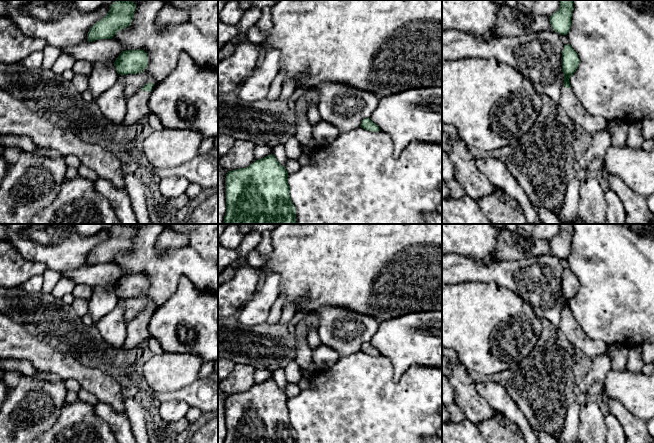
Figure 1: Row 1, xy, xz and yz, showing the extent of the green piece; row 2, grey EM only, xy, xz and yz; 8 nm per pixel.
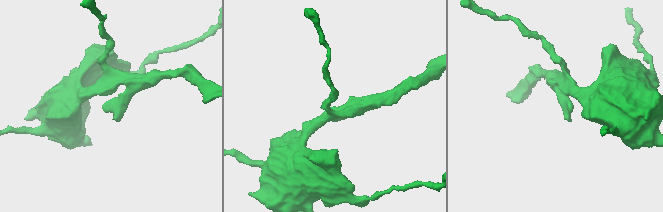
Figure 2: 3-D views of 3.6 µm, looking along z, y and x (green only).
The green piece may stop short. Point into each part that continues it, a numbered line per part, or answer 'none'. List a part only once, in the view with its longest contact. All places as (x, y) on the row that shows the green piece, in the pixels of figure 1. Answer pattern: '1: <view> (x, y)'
1: xy (137, 105)

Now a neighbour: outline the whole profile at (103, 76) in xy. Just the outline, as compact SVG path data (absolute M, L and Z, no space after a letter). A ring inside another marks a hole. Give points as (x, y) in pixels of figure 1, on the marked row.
M97 62L92 65L92 72L89 76L89 90L92 93L93 101L110 89L118 80L119 74L113 63Z

